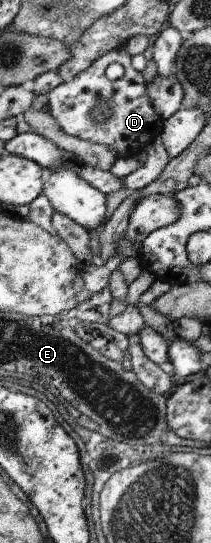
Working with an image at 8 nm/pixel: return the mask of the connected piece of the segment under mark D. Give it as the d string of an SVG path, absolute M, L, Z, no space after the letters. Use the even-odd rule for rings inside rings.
M124 46L109 51L97 58L87 70L80 72L73 80L62 82L46 94L48 112L63 132L78 139L105 145L117 155L117 158L127 158L144 150L146 144L151 143L162 132L165 122L149 98L142 72L135 70L131 65L131 57ZM115 62L123 66L124 74L121 78L110 80L105 75L105 70ZM101 99L110 104L112 115L107 121L97 123L94 120L94 108L98 107Z

